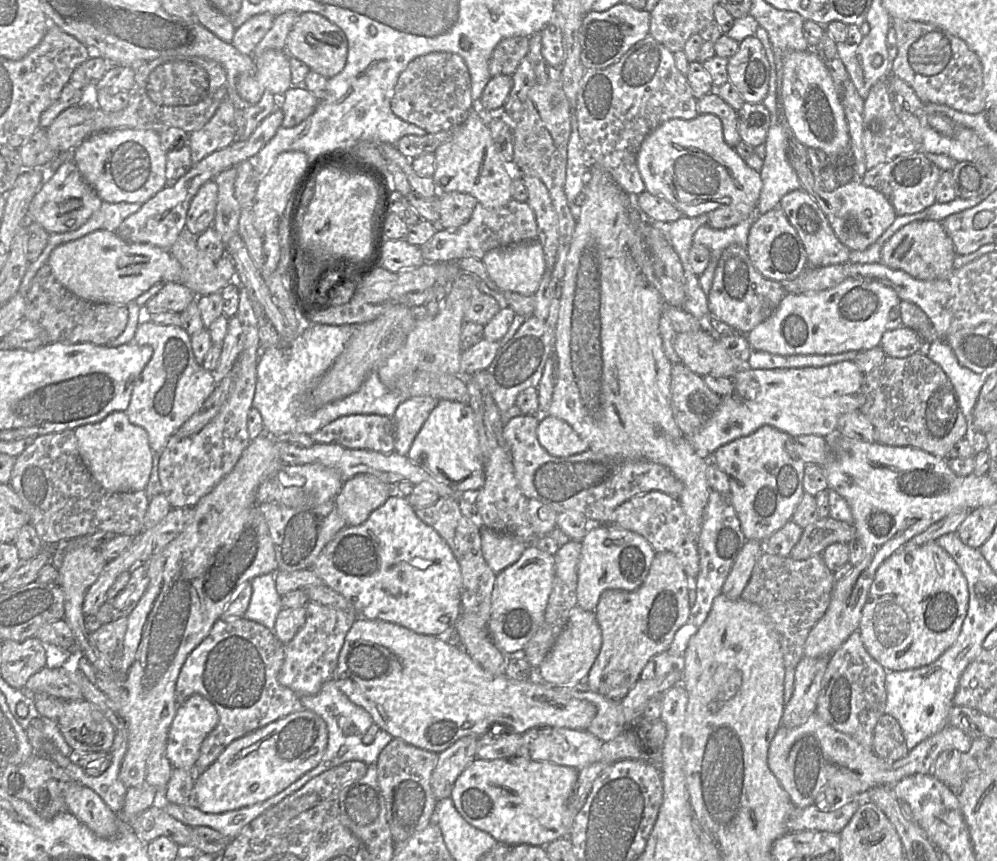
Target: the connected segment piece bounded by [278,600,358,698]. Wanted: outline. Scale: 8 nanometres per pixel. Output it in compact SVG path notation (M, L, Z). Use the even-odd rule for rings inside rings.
M310 600L304 607L305 623L291 641L283 644L284 661L278 674L279 683L291 689L299 698L317 694L326 681L332 680L345 637L358 615Z

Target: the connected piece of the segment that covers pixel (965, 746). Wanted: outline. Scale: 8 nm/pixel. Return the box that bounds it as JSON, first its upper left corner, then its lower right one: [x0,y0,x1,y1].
[768,712,972,808]

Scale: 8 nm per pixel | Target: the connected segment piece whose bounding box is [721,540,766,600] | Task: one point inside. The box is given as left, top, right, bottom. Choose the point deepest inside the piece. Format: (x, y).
(739, 575)

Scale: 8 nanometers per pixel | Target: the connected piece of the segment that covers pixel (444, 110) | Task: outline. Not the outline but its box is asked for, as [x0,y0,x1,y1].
[391,52,474,133]

